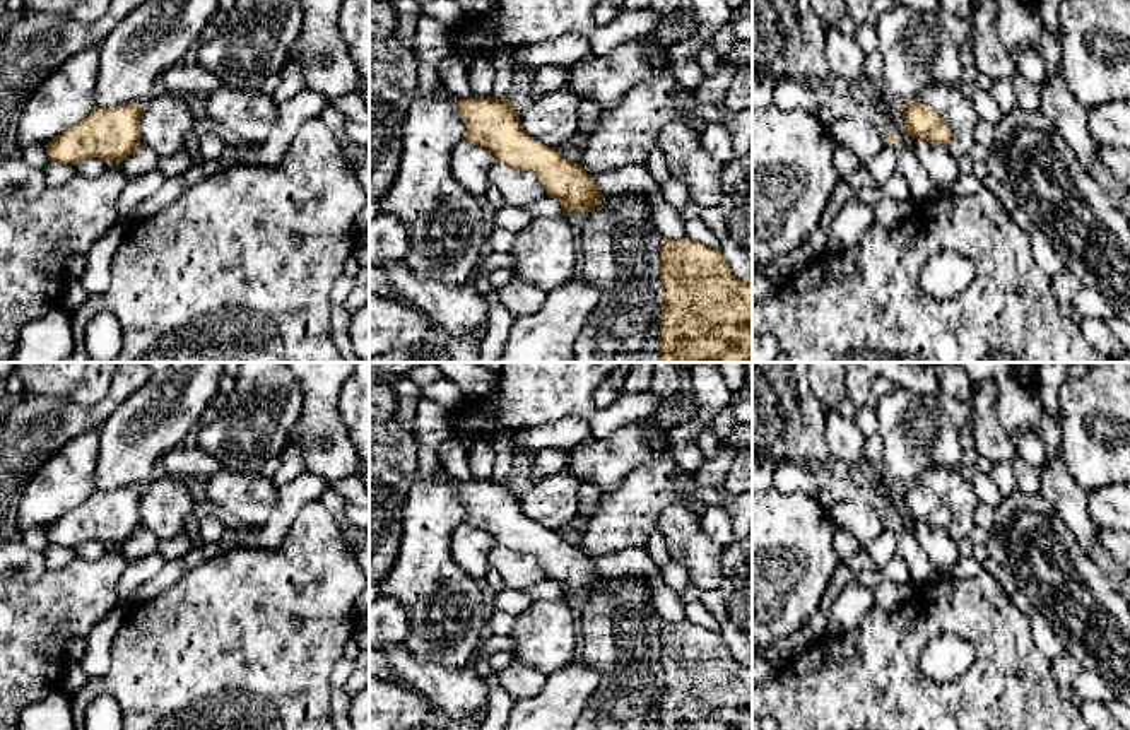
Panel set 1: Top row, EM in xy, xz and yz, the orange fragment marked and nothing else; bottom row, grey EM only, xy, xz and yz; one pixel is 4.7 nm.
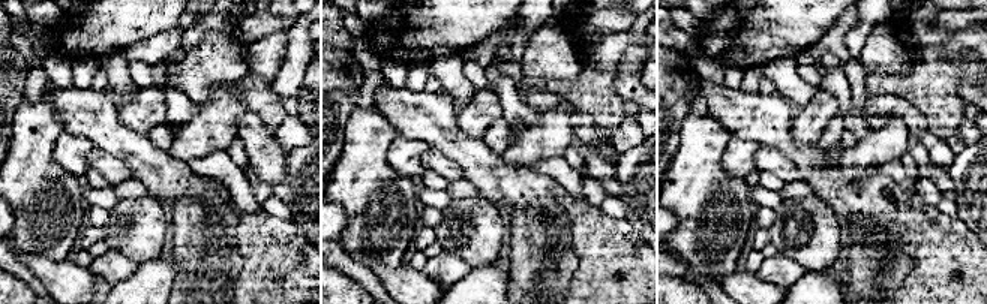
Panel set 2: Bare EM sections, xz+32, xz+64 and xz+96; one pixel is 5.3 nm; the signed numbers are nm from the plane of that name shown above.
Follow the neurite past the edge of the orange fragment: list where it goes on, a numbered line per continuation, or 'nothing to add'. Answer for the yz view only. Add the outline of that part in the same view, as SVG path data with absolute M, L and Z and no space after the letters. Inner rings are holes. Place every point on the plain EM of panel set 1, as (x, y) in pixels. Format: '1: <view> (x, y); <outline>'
nothing to add

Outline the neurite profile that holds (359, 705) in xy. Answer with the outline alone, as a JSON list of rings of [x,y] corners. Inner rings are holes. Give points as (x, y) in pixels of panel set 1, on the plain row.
[[[369,686],[350,698],[349,723],[352,730],[369,730]]]

